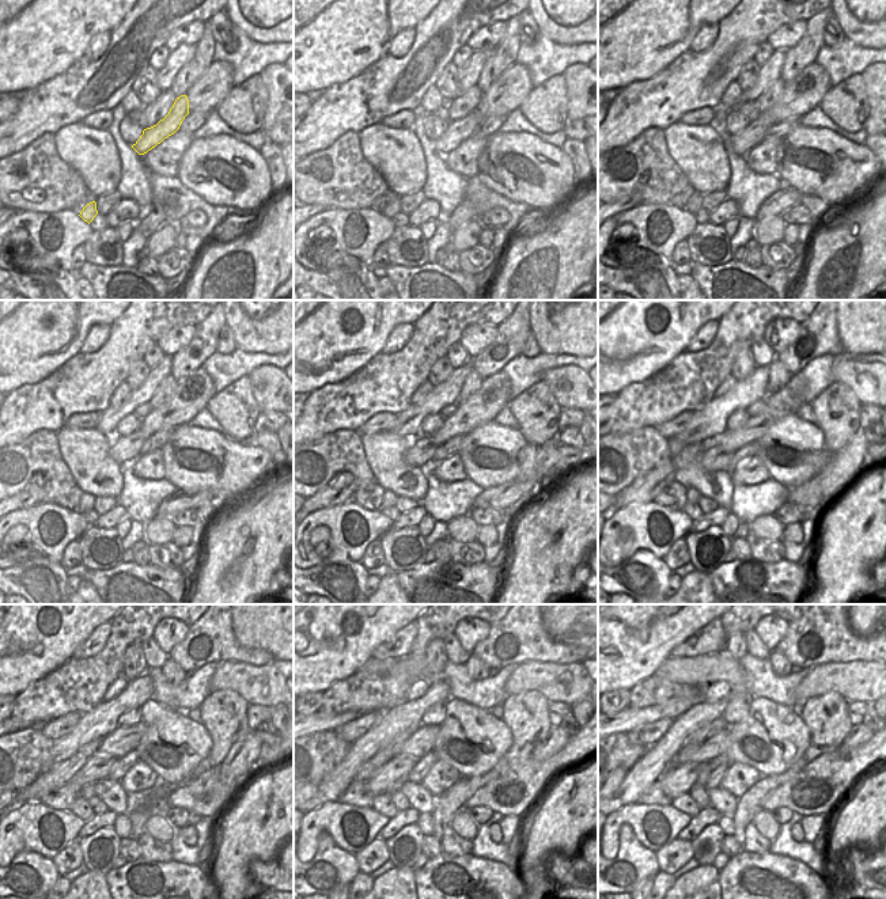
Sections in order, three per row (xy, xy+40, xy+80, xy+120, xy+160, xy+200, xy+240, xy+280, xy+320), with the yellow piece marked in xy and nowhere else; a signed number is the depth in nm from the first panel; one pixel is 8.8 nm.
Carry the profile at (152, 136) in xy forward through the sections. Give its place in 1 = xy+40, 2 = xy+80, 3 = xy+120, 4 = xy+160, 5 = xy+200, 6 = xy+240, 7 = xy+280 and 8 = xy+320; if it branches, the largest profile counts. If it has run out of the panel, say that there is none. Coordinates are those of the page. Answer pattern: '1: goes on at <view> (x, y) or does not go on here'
1: goes on at xy+40 (457, 132)
2: goes on at xy+80 (753, 135)
3: goes on at xy+120 (121, 448)
4: goes on at xy+160 (421, 450)
5: goes on at xy+200 (714, 458)
6: goes on at xy+240 (97, 766)
7: goes on at xy+280 (387, 780)
8: goes on at xy+320 (678, 780)

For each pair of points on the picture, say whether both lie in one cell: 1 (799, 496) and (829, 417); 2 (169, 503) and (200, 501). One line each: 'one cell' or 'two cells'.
1: two cells
2: one cell

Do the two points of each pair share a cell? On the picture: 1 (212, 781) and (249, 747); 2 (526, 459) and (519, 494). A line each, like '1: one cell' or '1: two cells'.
1: one cell
2: two cells

